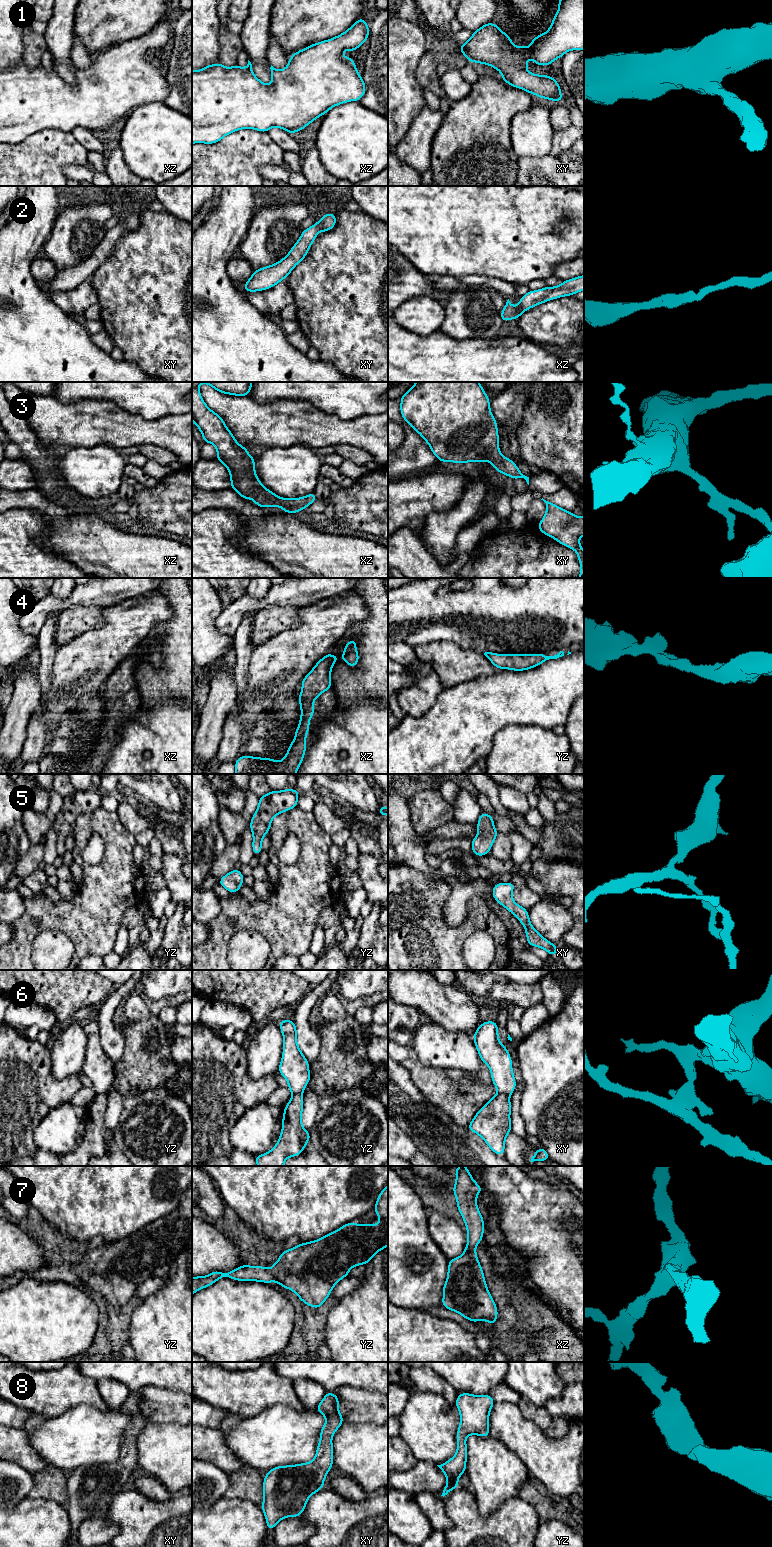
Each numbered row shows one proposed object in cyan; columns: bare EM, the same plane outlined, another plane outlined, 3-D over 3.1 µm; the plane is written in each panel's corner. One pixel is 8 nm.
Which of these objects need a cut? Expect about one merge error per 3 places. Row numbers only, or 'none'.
6

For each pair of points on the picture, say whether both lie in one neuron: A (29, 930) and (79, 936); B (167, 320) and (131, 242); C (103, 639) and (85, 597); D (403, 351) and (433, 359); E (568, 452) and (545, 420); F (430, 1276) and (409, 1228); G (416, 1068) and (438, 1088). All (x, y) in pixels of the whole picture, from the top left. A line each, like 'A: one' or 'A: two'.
A: one
B: one
C: two
D: one
E: one
F: one
G: one

